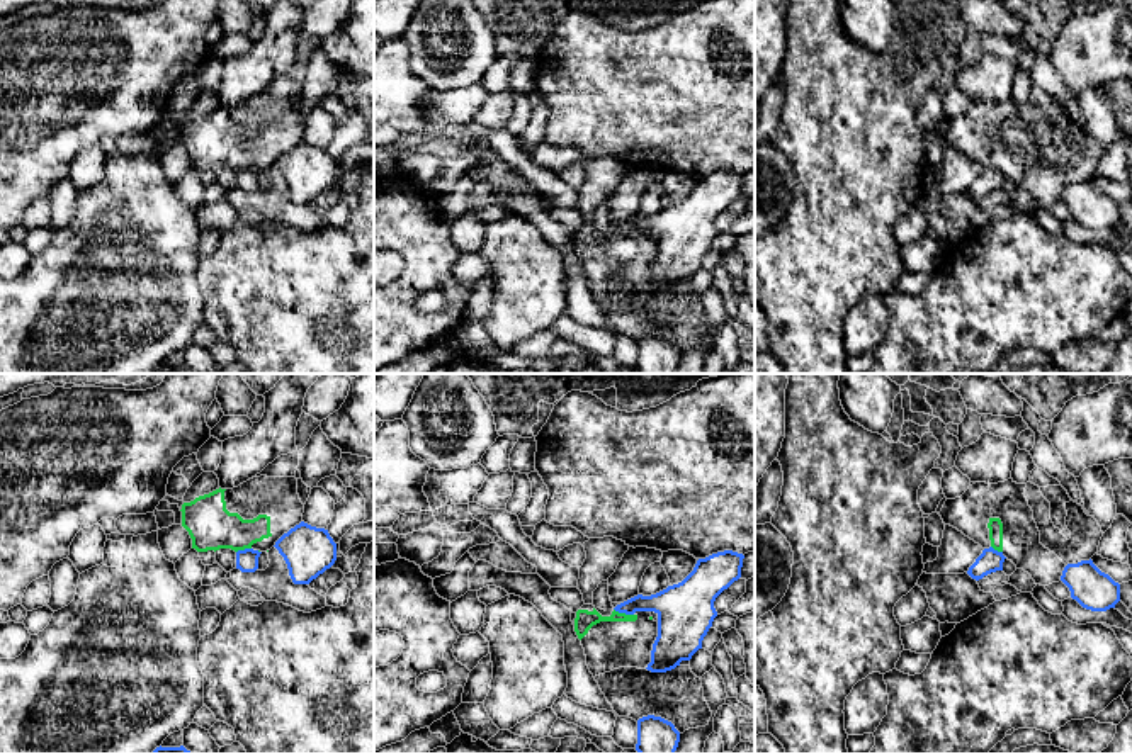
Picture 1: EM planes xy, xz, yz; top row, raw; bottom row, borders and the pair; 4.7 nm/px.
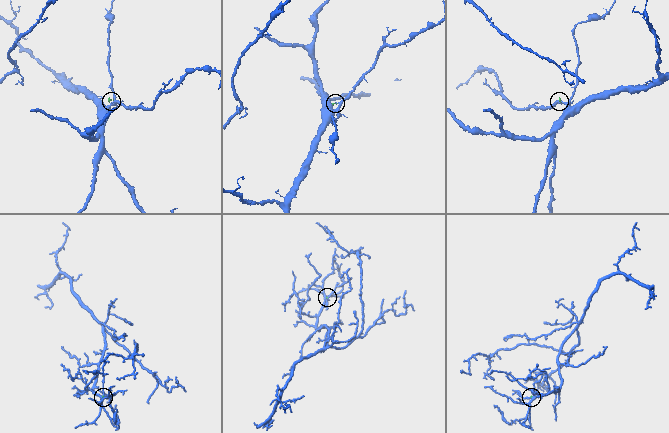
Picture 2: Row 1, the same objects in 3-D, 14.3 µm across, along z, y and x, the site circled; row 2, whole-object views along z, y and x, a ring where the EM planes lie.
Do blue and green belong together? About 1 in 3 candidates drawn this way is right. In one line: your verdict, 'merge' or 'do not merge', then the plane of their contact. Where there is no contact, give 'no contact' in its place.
do not merge | xz

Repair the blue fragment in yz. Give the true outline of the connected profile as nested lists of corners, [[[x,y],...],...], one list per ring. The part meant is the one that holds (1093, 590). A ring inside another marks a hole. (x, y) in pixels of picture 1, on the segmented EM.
[[[1093,560],[1067,564],[1061,581],[1069,588],[1071,598],[1091,611],[1107,611],[1120,601],[1120,584],[1101,572]]]

